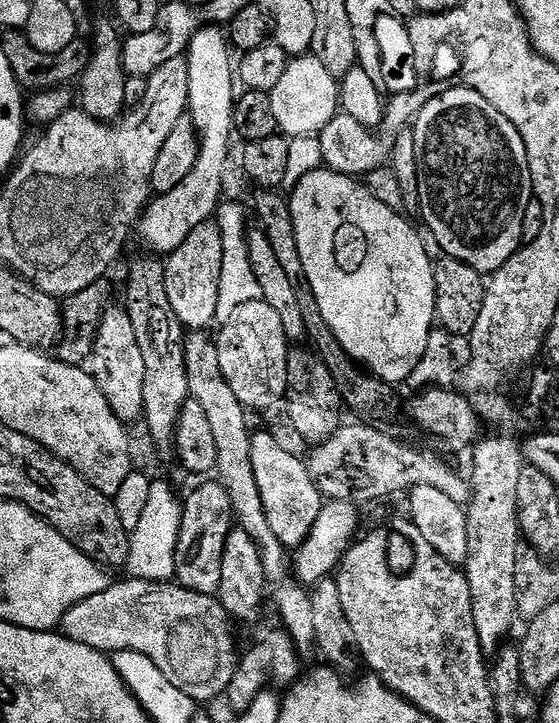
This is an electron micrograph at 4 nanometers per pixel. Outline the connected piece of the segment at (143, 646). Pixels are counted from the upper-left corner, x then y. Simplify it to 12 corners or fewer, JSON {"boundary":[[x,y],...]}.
{"boundary":[[128,578],[59,631],[145,656],[197,702],[238,667],[216,596]]}

